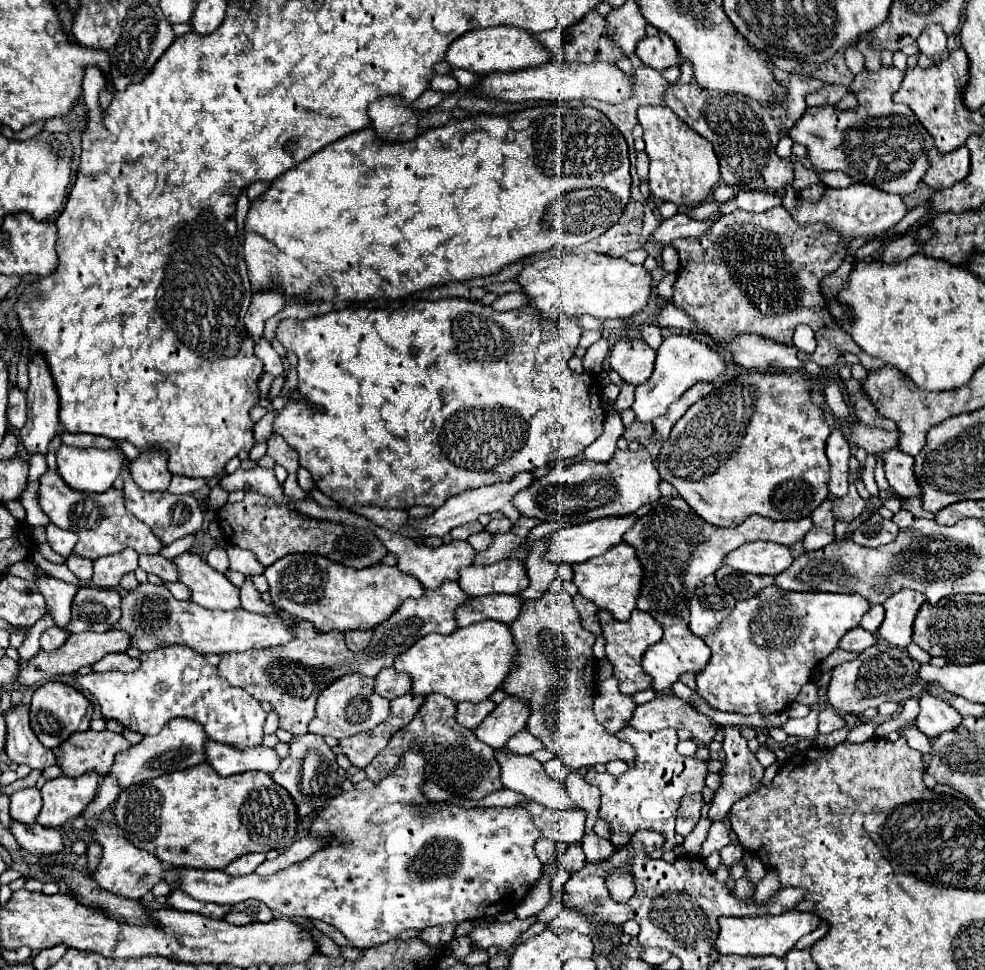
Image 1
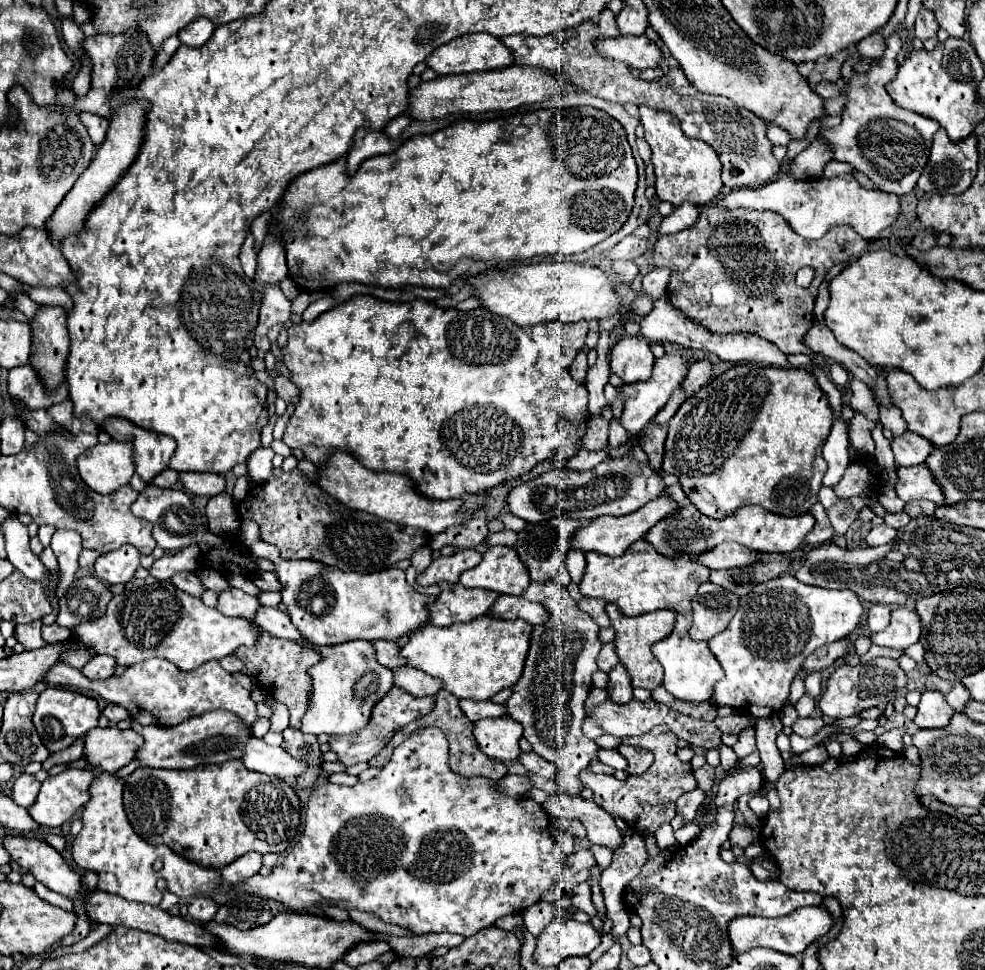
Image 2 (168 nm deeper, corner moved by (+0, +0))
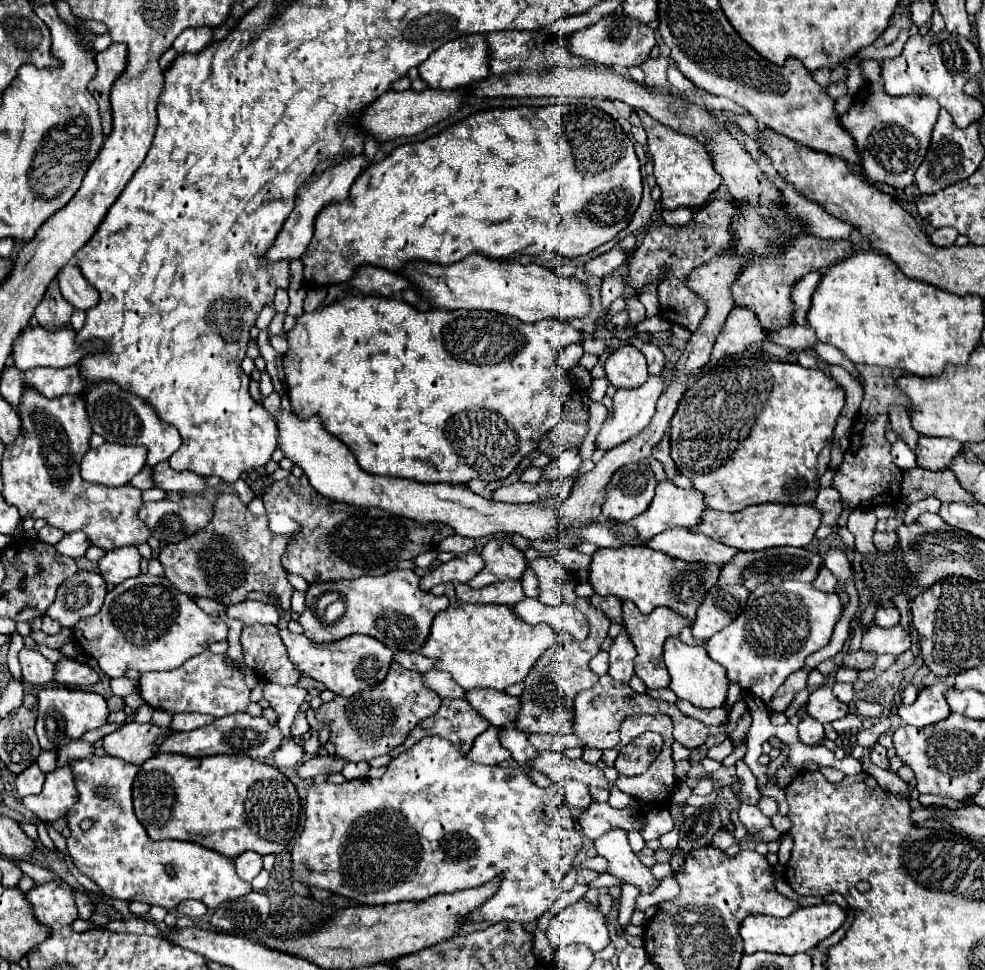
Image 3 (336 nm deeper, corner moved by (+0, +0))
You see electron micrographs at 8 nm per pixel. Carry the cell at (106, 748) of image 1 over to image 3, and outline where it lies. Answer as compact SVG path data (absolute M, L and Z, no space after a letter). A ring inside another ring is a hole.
M129 722L129 724L121 726L117 732L107 734L103 738L103 746L109 756L121 758L131 764L143 764L145 760L149 760L151 756L157 754L157 750L153 748L155 740L159 736L165 738L169 734L173 734L173 730L169 730L169 728L161 728L155 724Z

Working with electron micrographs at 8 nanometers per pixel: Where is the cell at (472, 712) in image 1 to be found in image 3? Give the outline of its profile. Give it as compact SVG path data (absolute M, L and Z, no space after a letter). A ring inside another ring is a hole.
M471 690L467 692L467 702L493 726L513 724L521 708L521 700L509 696L501 690Z

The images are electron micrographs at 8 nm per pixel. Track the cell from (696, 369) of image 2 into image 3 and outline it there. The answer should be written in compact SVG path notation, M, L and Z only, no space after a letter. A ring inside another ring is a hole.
M735 306L719 334L713 346L711 364L717 364L731 354L743 352L749 344L761 342L765 338L765 332L755 316L755 312L747 306Z

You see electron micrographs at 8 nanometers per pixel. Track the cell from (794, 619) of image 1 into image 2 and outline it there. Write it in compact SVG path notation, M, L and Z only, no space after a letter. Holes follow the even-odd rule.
M791 574L755 586L751 594L741 596L731 624L709 640L711 652L725 670L723 680L713 688L713 702L737 708L743 714L755 704L755 718L779 712L805 658L829 642L847 638L857 628L861 616L863 604L853 590L807 586Z

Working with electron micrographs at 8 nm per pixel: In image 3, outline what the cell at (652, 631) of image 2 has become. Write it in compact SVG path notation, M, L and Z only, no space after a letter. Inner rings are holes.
M625 600L623 602L623 624L625 624L627 632L631 634L635 648L637 648L635 674L647 684L647 688L667 688L671 678L669 678L669 672L663 662L663 644L669 636L679 636L685 626L691 626L691 620L679 616L677 612L673 612L665 606L657 606L649 616L645 616L639 612L639 608L631 600Z

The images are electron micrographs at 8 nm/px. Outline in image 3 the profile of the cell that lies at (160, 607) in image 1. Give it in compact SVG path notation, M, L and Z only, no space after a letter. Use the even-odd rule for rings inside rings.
M139 574L135 578L129 578L121 584L117 584L113 590L107 592L105 602L101 610L95 616L81 618L73 626L73 638L77 640L79 648L97 662L101 672L109 678L121 678L127 670L139 670L139 672L151 672L151 670L175 670L179 668L187 658L193 658L195 654L201 654L209 648L209 644L215 640L227 638L227 624L219 616L205 614L193 598L187 594L175 590L171 582L163 576L149 576Z

